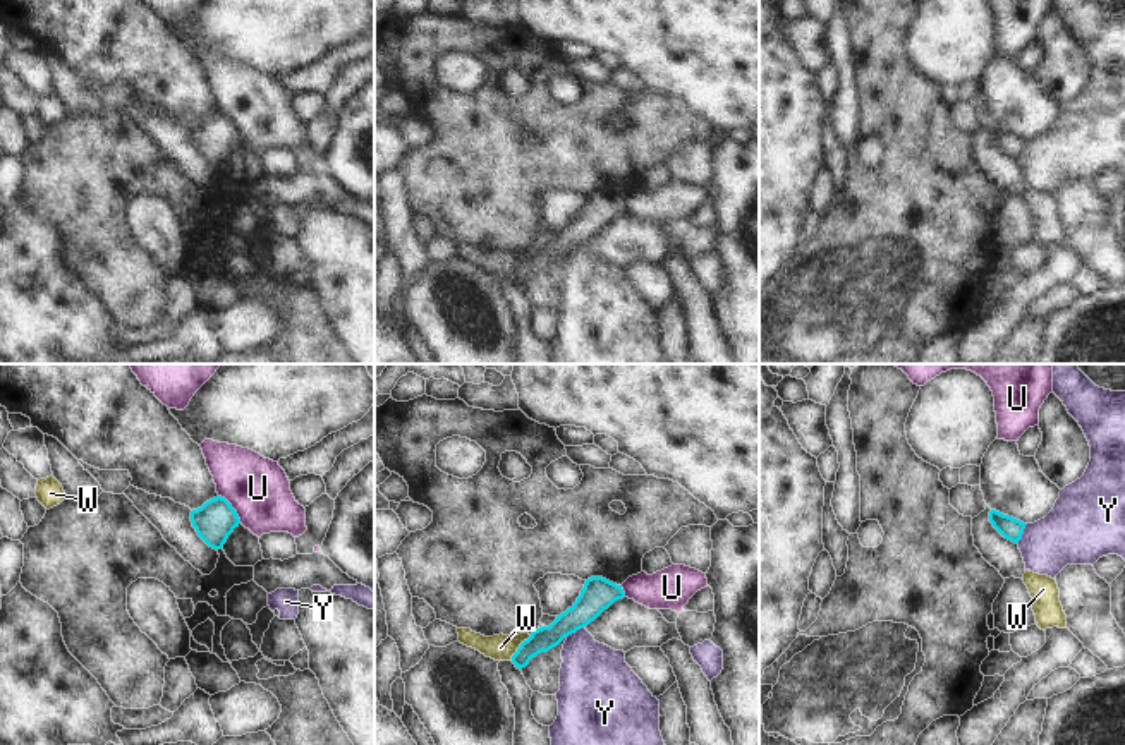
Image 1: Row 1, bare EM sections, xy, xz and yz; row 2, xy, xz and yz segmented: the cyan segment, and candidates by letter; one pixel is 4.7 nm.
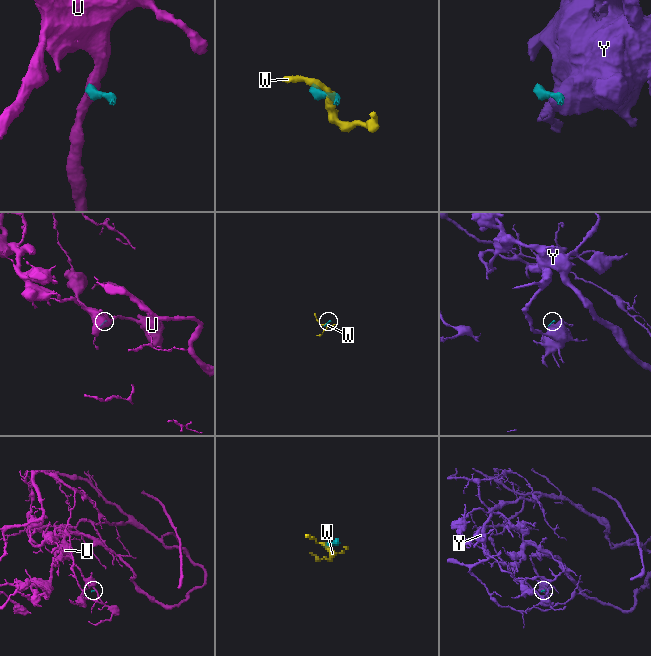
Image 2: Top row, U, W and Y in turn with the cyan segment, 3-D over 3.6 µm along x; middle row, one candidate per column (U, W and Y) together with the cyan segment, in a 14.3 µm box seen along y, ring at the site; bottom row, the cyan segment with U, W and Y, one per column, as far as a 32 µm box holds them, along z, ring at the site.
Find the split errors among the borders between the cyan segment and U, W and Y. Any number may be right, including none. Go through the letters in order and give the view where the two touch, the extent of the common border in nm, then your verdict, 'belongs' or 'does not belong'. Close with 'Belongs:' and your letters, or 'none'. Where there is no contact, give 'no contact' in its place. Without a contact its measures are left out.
U: meets cyan in xy; contact 170 nm long; does not belong
W: meets cyan in xz; contact 160 nm long; does not belong
Y: meets cyan in yz; contact 110 nm long; does not belong
Belongs: none

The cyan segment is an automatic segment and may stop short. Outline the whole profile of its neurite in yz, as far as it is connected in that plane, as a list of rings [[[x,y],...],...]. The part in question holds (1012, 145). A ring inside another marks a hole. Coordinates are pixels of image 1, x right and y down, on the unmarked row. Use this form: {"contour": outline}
{"contour": [[[996,125],[989,127],[989,137],[993,139],[993,142],[1008,156],[1019,160],[1019,156],[1022,154],[1024,144],[1027,139],[1003,130]]]}

